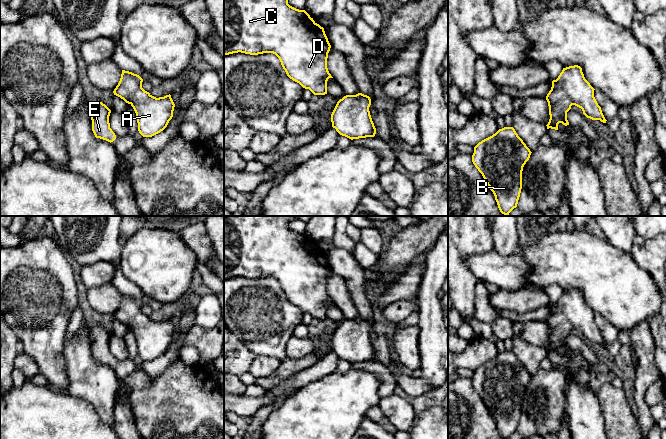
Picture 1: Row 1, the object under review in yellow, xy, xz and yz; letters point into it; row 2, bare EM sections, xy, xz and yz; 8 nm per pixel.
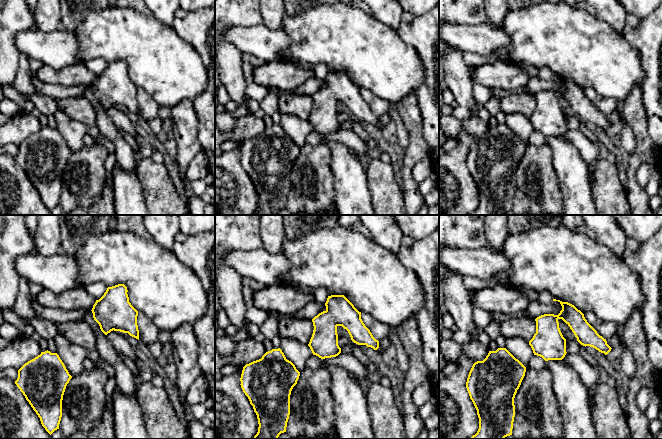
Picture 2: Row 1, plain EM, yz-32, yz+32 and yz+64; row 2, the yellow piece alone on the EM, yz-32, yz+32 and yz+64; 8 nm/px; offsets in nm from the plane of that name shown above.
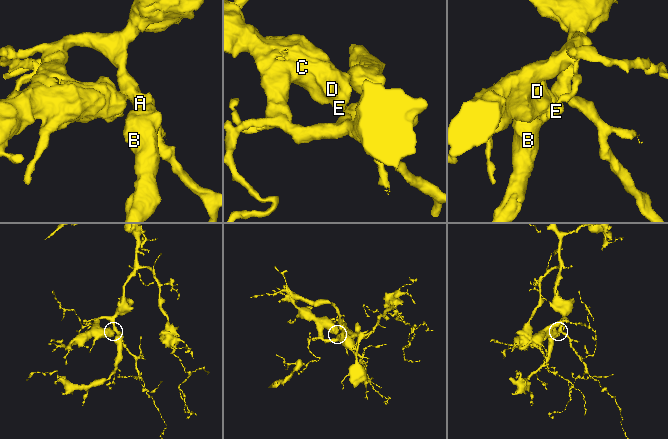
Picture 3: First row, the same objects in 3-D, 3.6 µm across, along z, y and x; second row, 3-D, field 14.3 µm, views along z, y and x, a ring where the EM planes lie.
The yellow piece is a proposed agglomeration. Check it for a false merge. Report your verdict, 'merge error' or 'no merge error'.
no merge error

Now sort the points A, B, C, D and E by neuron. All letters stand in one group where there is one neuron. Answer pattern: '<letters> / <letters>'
A B C D E

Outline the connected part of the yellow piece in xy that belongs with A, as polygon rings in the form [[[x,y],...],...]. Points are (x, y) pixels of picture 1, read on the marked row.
[[[122,70],[114,95],[130,104],[143,137],[152,137],[163,131],[173,117],[175,104],[171,95],[156,98],[142,88],[143,79],[132,72]]]

